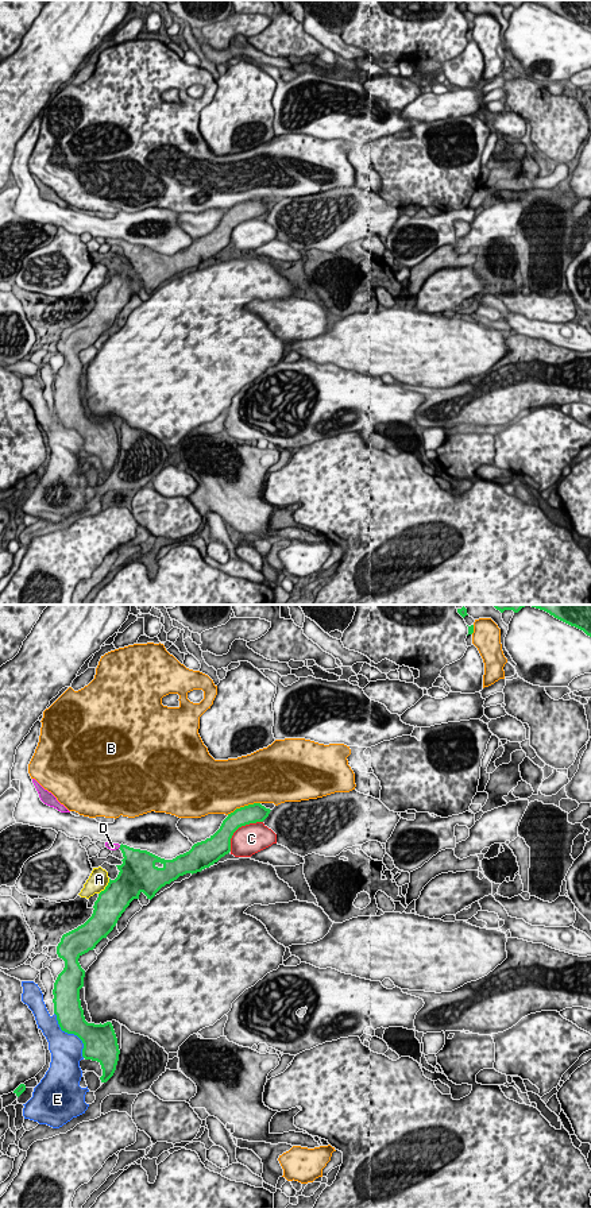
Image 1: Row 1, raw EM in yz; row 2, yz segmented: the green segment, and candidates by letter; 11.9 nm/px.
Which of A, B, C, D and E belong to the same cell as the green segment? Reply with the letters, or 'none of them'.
D

